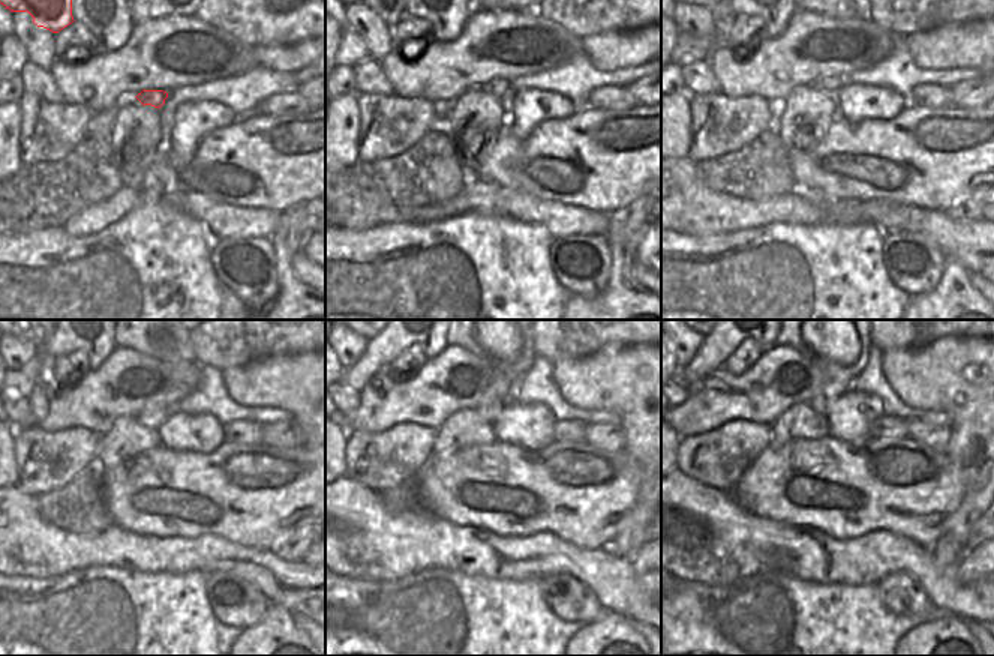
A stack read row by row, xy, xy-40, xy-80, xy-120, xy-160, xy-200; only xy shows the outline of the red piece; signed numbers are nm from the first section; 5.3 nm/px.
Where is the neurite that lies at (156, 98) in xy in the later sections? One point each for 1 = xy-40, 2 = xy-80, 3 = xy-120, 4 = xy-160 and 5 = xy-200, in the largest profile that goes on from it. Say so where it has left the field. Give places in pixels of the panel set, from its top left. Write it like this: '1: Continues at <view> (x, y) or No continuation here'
1: Continues at xy-40 (499, 87)
2: Continues at xy-80 (826, 84)
3: Continues at xy-120 (153, 416)
4: Continues at xy-160 (489, 407)
5: Continues at xy-200 (835, 379).

